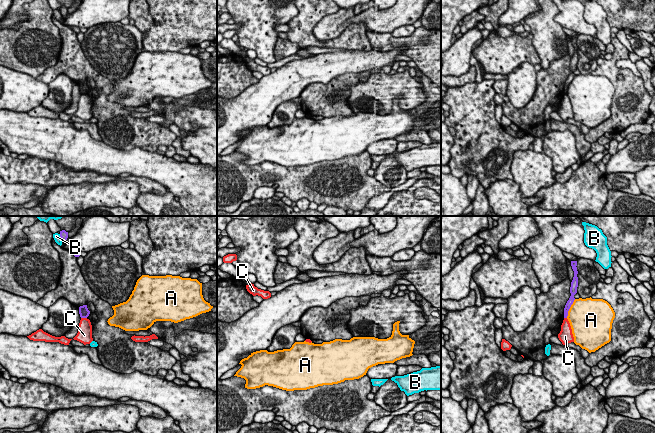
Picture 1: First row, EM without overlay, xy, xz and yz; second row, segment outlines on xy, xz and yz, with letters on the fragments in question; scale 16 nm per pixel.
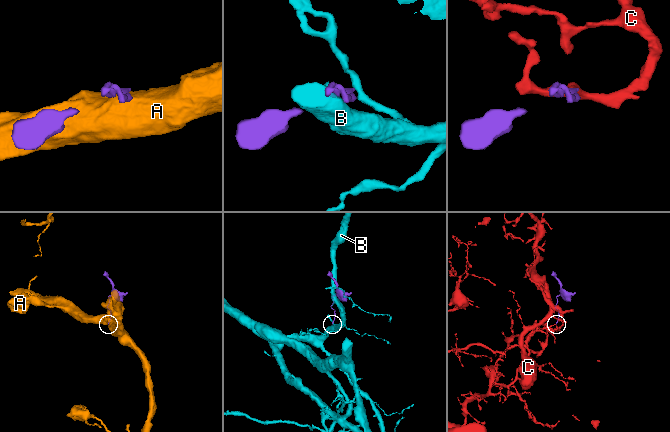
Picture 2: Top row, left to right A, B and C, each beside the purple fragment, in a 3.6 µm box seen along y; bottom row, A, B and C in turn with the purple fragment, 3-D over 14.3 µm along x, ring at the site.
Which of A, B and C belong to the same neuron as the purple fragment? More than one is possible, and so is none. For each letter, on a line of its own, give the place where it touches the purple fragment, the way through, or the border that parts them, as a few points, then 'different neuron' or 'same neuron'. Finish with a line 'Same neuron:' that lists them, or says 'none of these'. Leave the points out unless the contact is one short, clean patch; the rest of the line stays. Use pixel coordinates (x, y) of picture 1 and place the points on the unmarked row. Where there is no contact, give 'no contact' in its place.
A: meets purple in yz at (569, 84); border along yz (575, 75), (566, 93); different neuron
B: meets purple in xy at (60, 12); different neuron
C: meets purple in xy at (84, 93); border along xy (81, 93), (86, 94); different neuron
Same neuron: none of these

